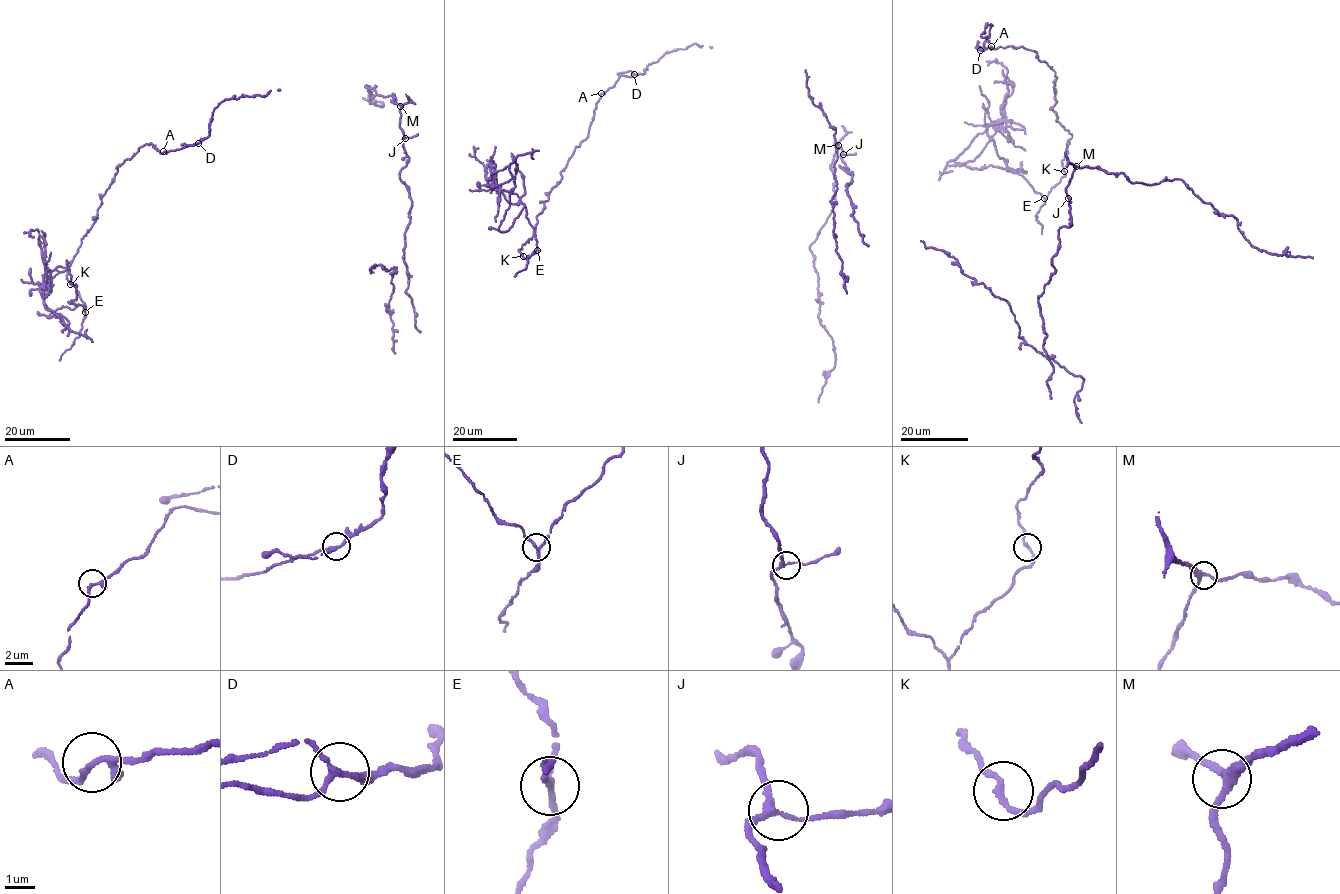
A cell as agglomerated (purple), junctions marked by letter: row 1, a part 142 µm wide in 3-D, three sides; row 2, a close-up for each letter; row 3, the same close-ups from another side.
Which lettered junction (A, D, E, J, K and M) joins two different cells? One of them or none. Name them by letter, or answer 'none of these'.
E

